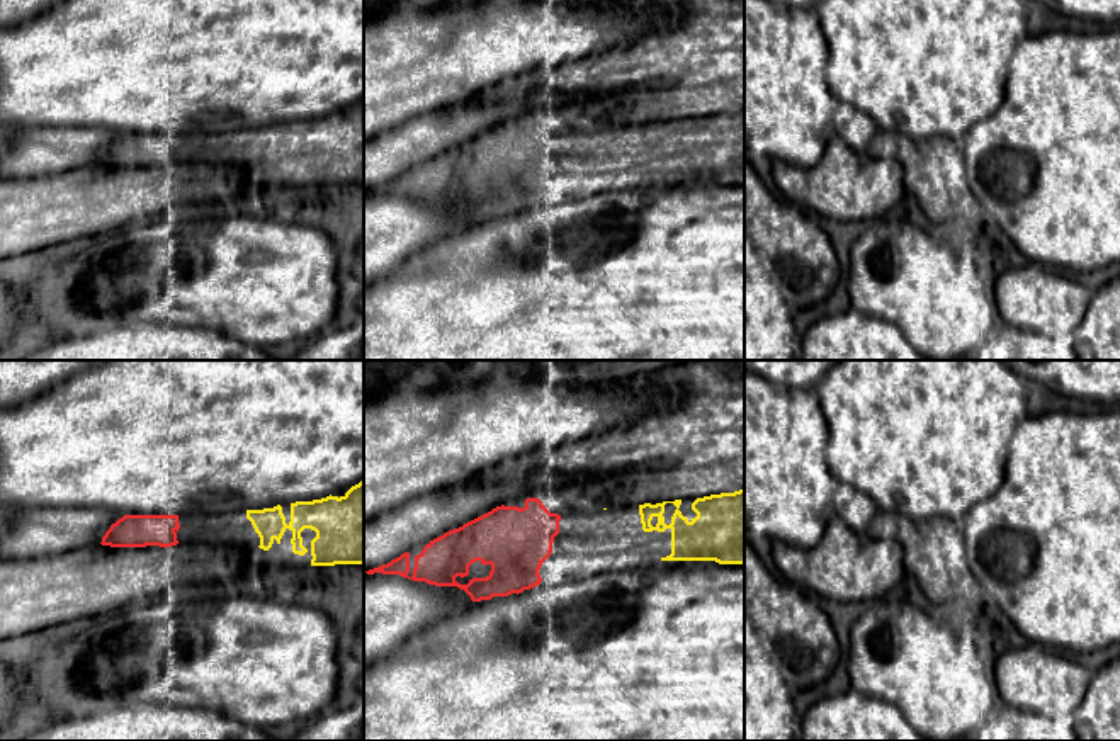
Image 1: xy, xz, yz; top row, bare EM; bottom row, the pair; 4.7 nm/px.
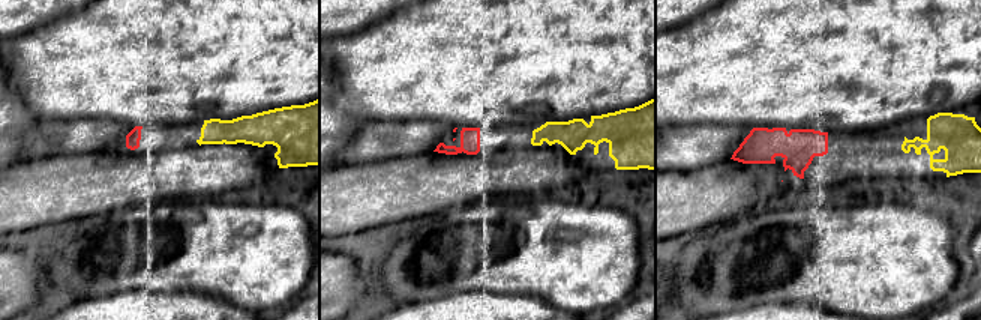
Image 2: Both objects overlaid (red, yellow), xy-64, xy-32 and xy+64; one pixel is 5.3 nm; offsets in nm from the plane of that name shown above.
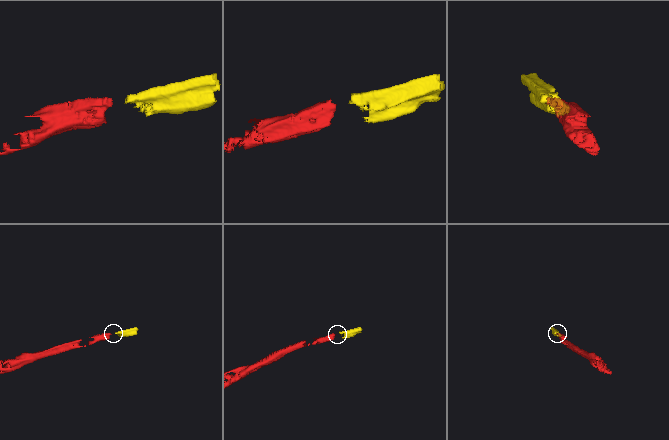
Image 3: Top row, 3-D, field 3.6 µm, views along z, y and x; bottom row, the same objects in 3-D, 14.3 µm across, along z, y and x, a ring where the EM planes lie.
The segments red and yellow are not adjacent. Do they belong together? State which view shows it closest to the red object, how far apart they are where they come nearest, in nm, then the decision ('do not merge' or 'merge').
xz | 220 nm | merge

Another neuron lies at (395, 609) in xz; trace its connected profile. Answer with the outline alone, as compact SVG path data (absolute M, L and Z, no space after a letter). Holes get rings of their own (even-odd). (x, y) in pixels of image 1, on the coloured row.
M364 571L364 670L393 654L408 637L472 605L457 586Z

